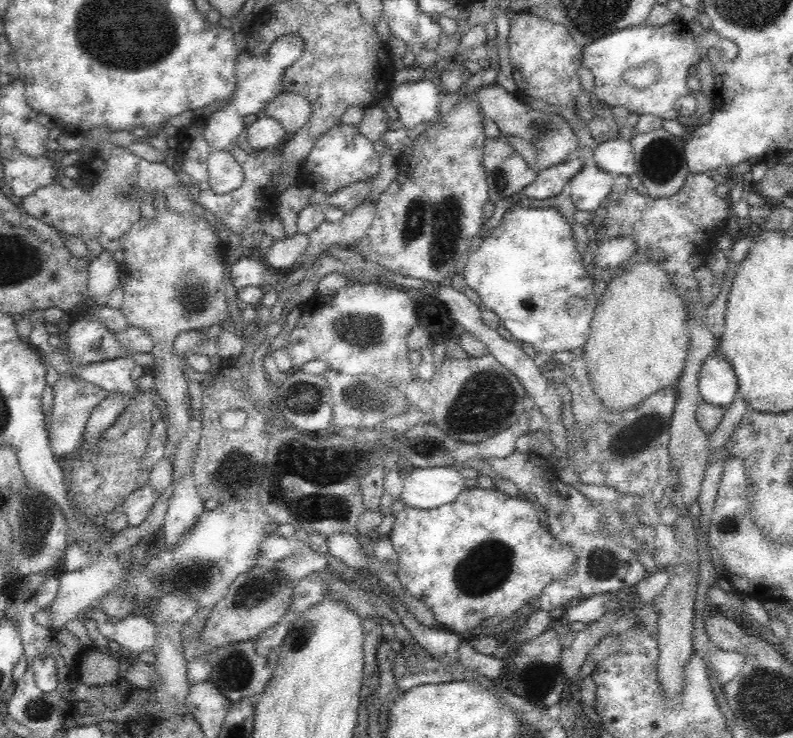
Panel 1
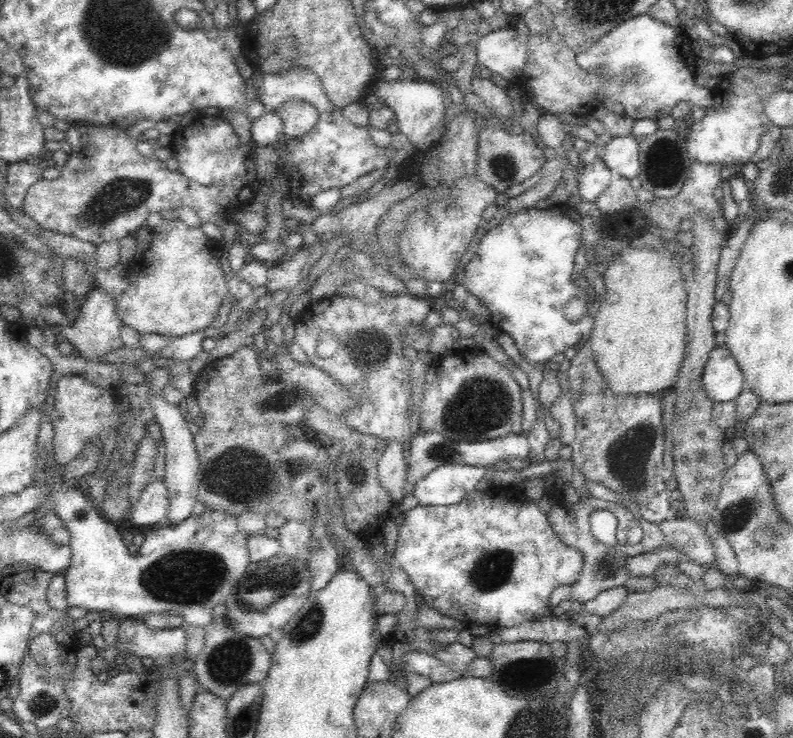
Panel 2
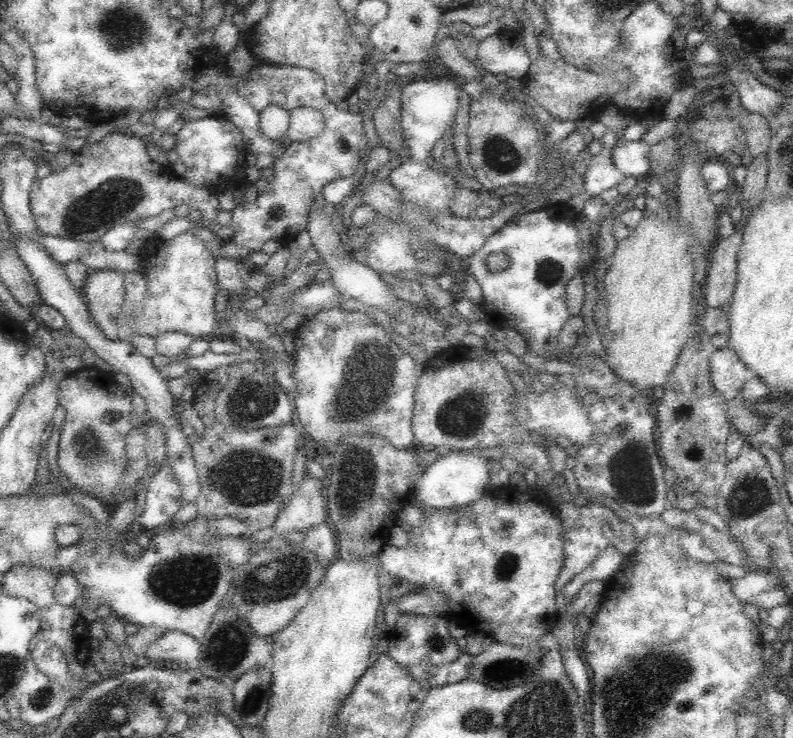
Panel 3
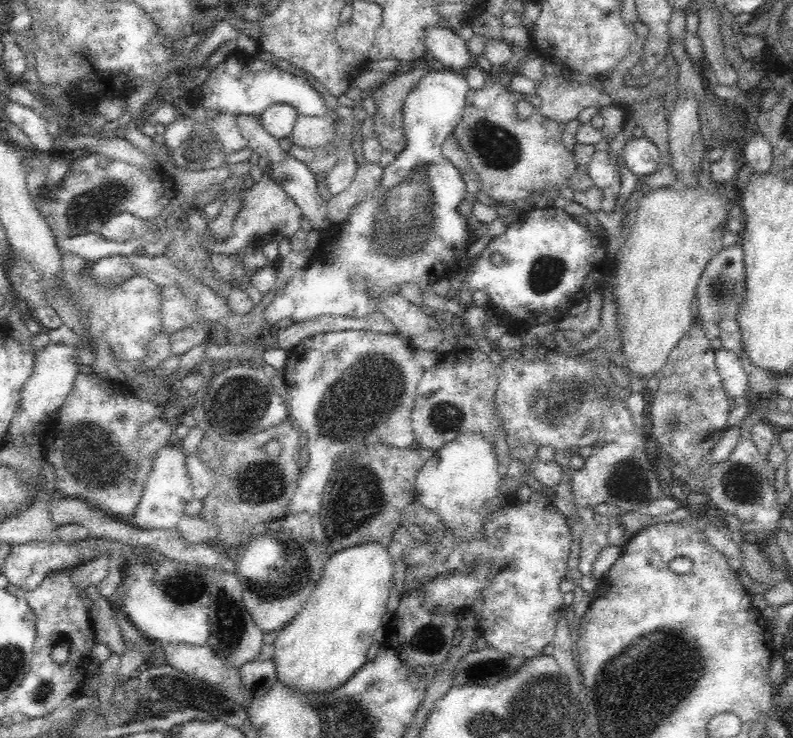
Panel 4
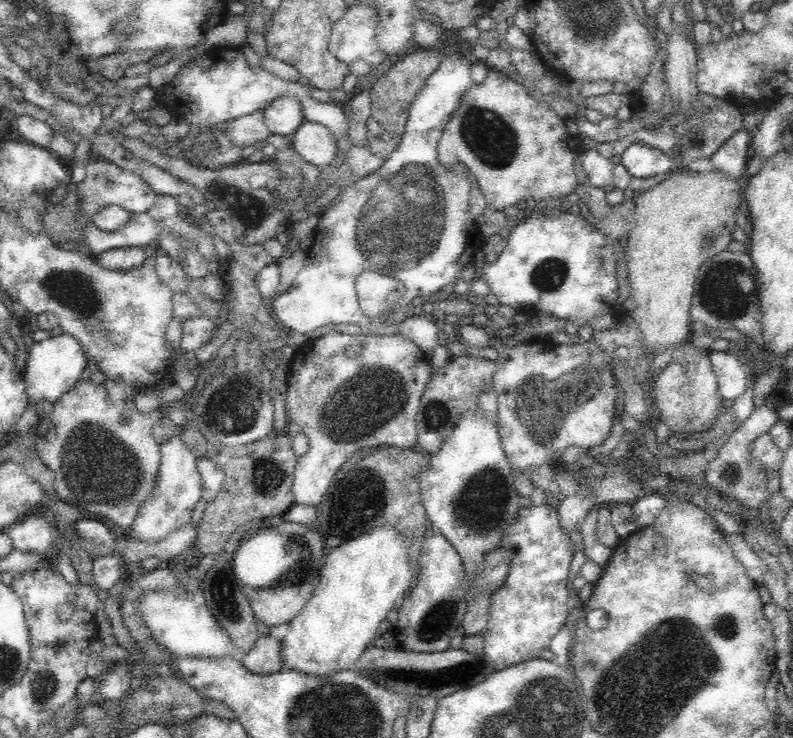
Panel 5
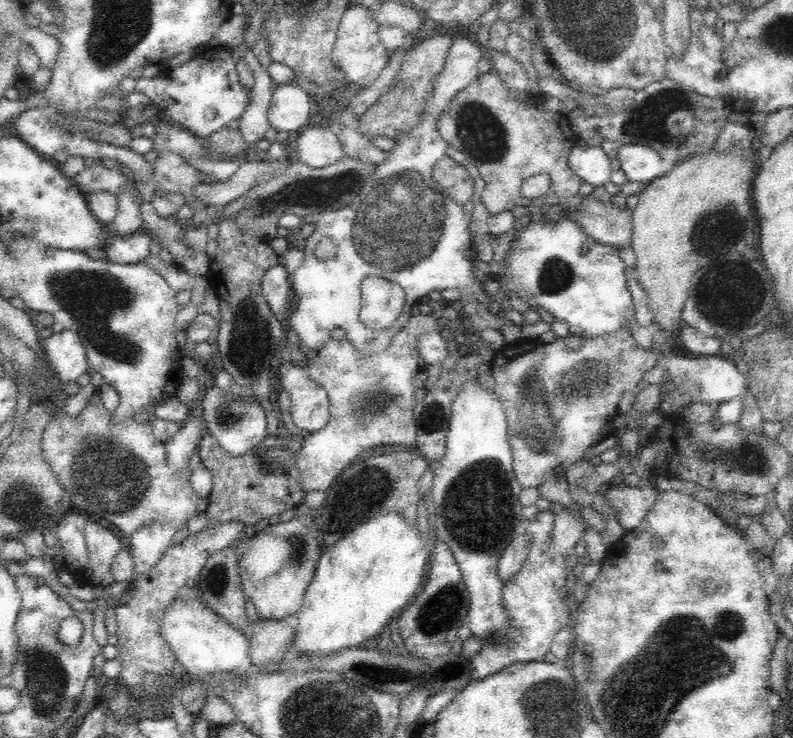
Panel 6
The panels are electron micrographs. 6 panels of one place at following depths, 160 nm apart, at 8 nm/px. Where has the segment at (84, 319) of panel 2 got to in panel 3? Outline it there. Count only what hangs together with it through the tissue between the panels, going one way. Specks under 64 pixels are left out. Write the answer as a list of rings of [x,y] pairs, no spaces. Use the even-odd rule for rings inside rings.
[[[112,270],[94,271],[81,290],[92,321],[110,340],[119,339],[118,321],[126,289],[124,276]]]

